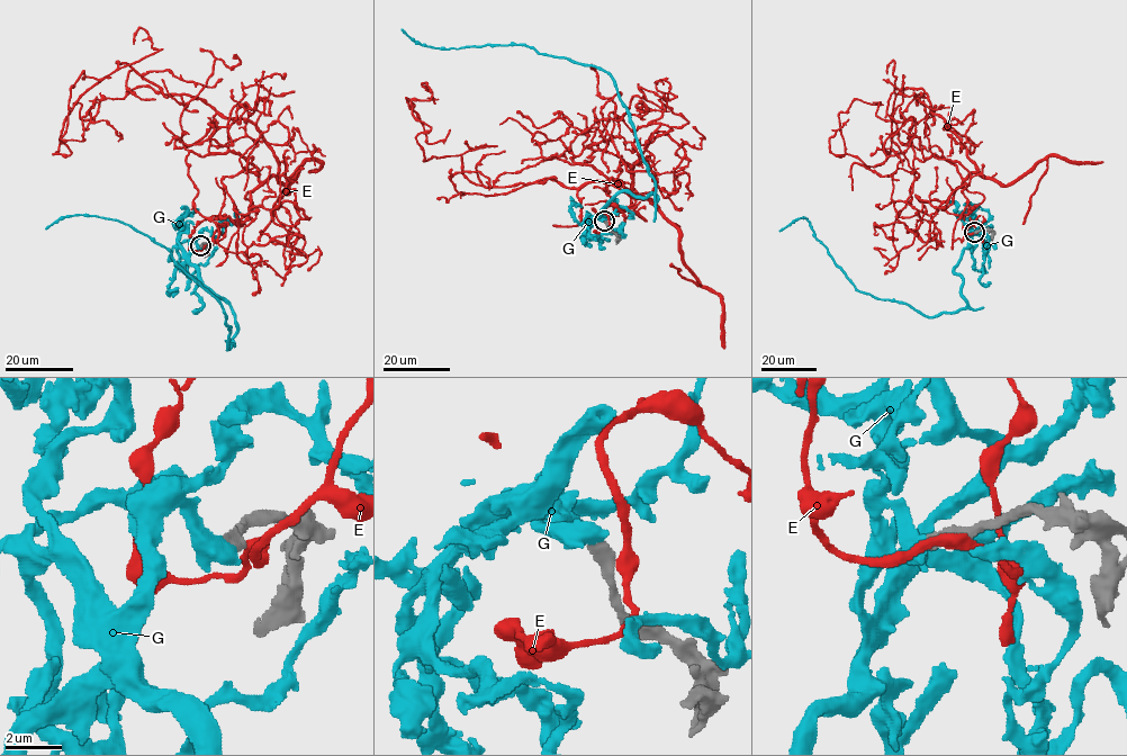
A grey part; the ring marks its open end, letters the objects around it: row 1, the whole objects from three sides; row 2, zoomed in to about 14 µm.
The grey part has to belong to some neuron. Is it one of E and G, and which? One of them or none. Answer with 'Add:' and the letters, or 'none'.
Add: G

